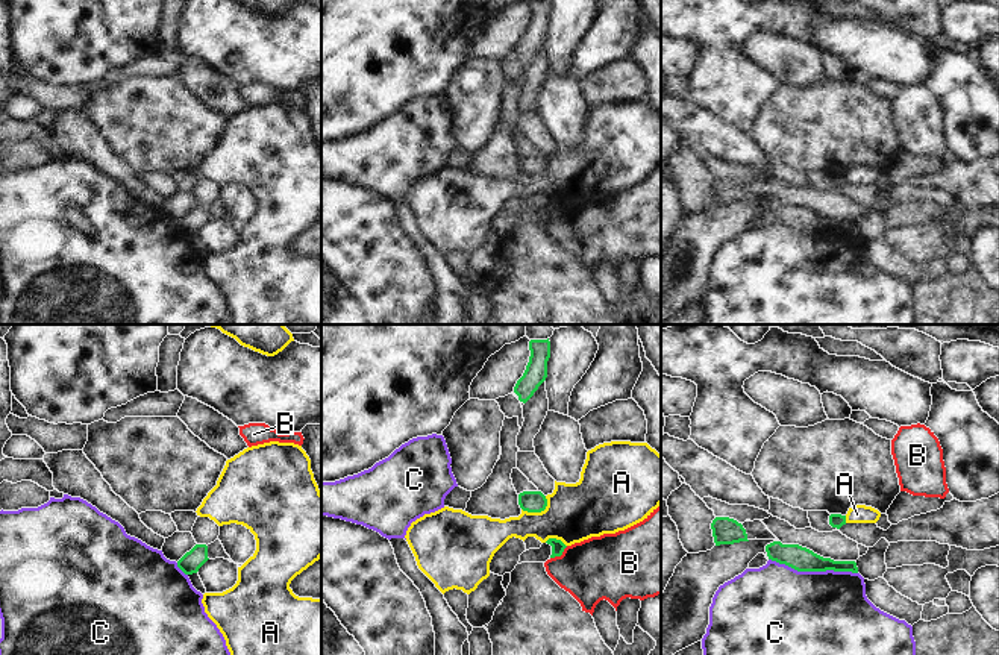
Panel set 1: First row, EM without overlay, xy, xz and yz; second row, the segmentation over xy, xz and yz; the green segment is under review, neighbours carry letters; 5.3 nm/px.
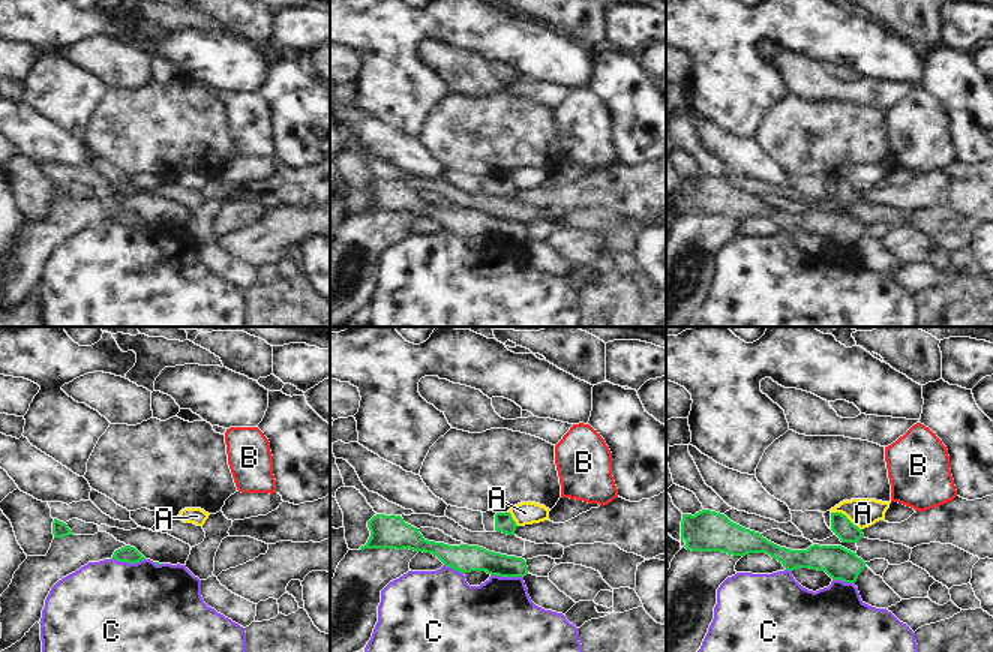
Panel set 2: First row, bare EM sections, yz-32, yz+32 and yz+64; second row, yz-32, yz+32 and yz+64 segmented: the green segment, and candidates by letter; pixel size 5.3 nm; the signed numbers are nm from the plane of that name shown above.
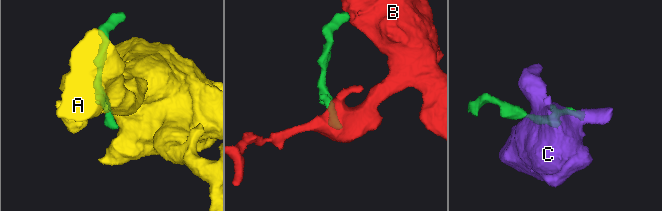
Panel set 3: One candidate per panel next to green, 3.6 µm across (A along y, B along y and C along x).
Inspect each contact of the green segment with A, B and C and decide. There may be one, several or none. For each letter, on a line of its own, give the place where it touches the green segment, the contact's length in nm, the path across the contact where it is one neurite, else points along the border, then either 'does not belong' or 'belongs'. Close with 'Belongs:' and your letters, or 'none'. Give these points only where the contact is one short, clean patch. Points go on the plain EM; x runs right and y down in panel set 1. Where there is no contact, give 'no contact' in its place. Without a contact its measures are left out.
A: contact xz (537, 172); length 160 nm; border xz (548, 159), (548, 166), (540, 172), (522, 170); does not belong
B: contact xz (560, 216); length 120 nm; border xz (567, 206), (560, 216), (551, 219); does not belong
C: contact yz (813, 231); length 480 nm; border yz (769, 219), (798, 231), (851, 231), (857, 234); does not belong
Belongs: none

